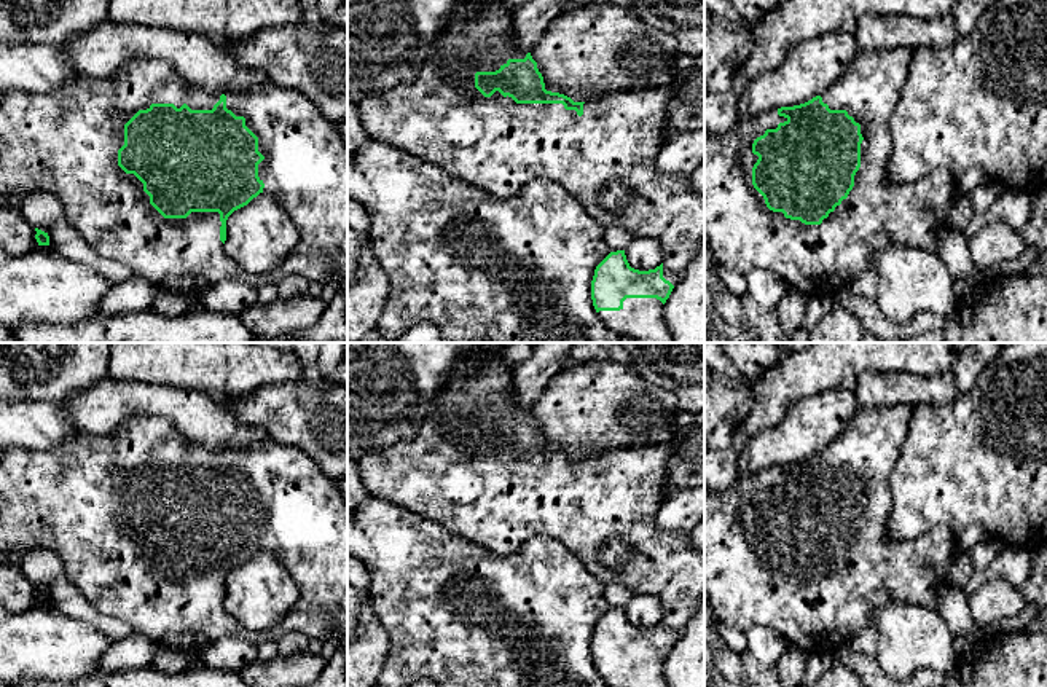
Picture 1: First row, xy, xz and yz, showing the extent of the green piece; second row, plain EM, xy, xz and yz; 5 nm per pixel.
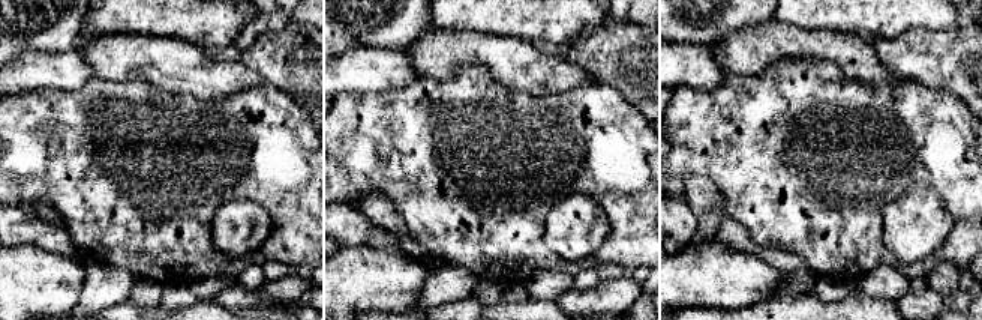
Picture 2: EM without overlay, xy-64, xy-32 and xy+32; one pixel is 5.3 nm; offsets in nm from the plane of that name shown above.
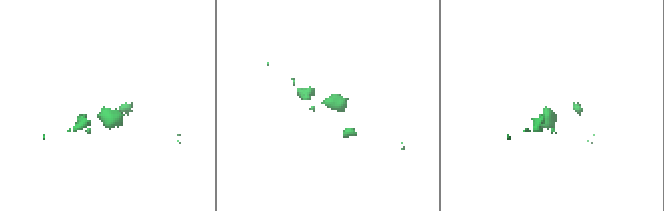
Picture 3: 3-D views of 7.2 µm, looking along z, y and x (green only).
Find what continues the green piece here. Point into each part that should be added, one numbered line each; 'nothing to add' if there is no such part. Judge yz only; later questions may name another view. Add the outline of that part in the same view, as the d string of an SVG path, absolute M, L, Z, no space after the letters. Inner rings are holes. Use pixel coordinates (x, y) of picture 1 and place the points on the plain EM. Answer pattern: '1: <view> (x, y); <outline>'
1: yz (818, 617); M908 405L859 406L841 434L821 451L830 467L846 467L861 481L864 494L854 544L821 582L805 582L770 567L752 542L752 524L759 516L752 510L752 501L767 486L776 486L787 478L778 472L778 465L739 477L722 493L704 489L704 596L720 623L739 631L760 625L808 655L835 655L869 626L872 599L880 588L886 588L892 599L935 607L939 588L947 583L956 555L956 536L945 524L937 524L913 540L894 540L888 532L892 512L889 477L910 424Z

